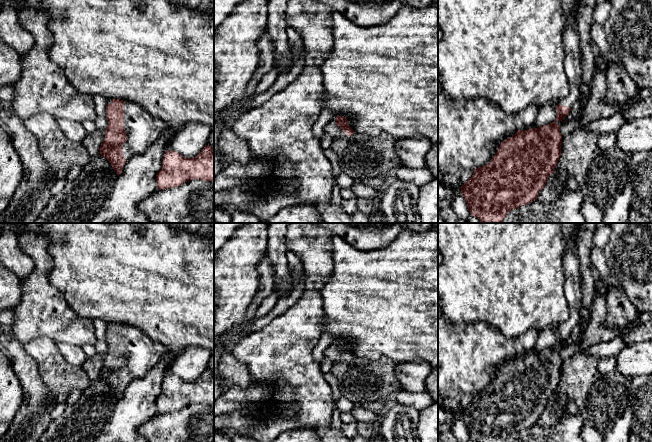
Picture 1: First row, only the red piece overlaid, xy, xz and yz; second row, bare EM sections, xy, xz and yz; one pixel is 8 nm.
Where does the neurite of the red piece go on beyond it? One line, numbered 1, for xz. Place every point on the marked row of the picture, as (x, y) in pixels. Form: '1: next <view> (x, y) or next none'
1: next xz (331, 129)

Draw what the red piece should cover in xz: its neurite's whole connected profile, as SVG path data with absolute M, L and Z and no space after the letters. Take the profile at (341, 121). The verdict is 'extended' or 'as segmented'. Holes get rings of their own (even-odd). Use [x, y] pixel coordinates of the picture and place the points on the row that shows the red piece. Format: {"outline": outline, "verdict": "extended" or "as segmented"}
{"outline": "M337 116L332 117L330 122L325 126L324 134L336 139L351 136L354 134L354 131L349 126L348 120L344 116Z", "verdict": "extended"}

